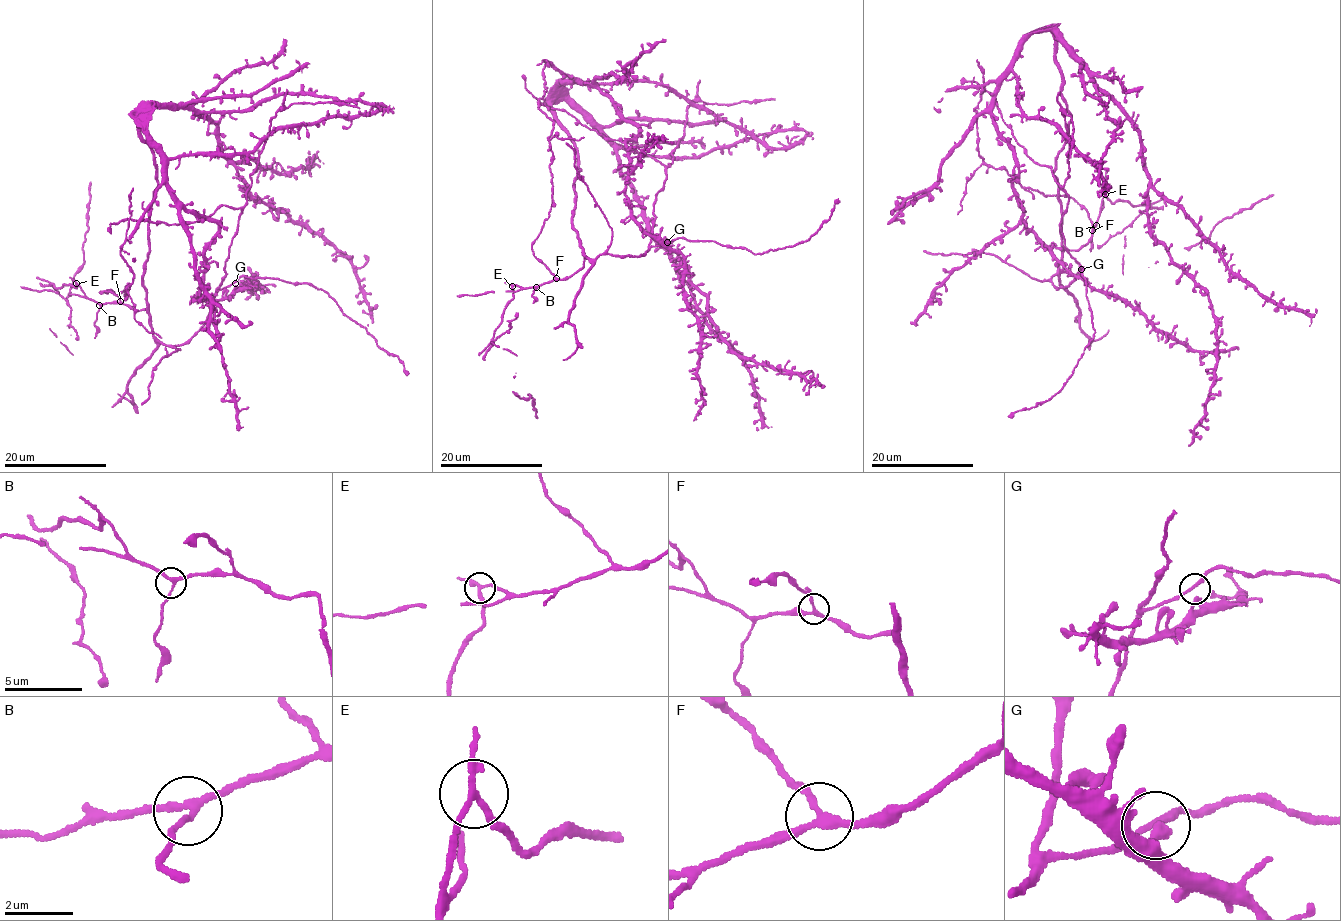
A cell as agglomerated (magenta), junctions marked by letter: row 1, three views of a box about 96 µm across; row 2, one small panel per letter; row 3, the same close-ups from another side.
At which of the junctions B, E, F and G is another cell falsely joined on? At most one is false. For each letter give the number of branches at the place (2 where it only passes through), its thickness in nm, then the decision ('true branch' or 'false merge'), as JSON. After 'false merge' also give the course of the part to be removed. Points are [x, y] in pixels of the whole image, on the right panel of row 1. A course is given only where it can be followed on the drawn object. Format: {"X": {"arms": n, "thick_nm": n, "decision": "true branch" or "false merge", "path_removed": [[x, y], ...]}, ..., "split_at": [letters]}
{"B": {"arms": 3, "thick_nm": 180, "decision": "true branch"}, "E": {"arms": 3, "thick_nm": 180, "decision": "false merge", "path_removed": [[1104, 195], [1112, 202], [1124, 201], [1147, 207], [1097, 248]]}, "F": {"arms": 3, "thick_nm": 190, "decision": "true branch"}, "G": {"arms": 3, "thick_nm": 180, "decision": "true branch"}, "split_at": ["E"]}

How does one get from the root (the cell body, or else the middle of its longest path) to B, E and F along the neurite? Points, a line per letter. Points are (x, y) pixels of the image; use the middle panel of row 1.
B: (579, 167), (580, 171), (574, 183), (576, 203), (572, 218), (584, 255), (584, 267), (565, 278), (536, 287)
E: (579, 167), (572, 218), (584, 267), (542, 285), (511, 285)
F: (579, 167), (580, 171), (574, 183), (576, 203), (572, 218), (584, 255), (584, 267), (565, 278), (556, 278)

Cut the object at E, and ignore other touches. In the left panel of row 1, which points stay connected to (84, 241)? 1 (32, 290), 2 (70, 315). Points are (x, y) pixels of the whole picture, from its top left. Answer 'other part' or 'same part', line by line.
1: same part
2: other part

